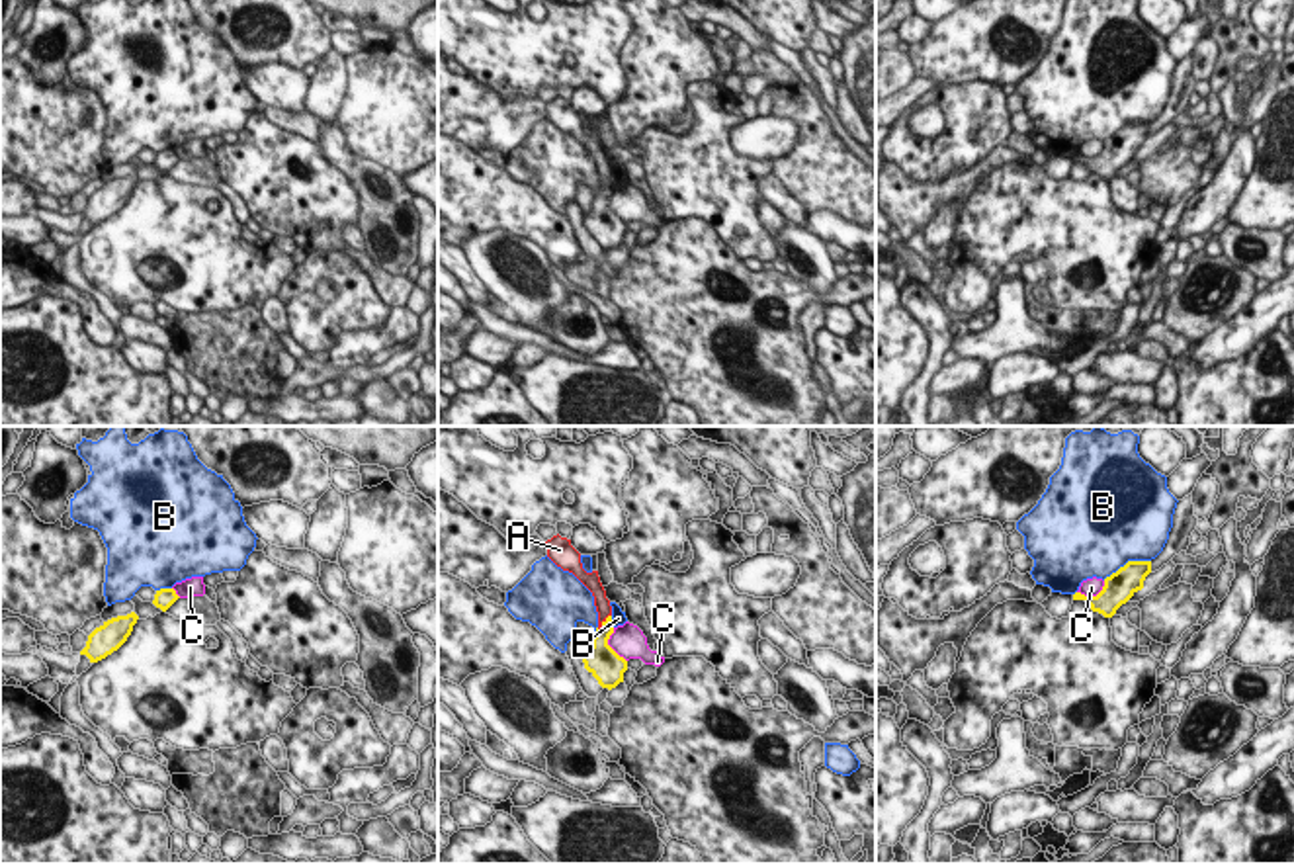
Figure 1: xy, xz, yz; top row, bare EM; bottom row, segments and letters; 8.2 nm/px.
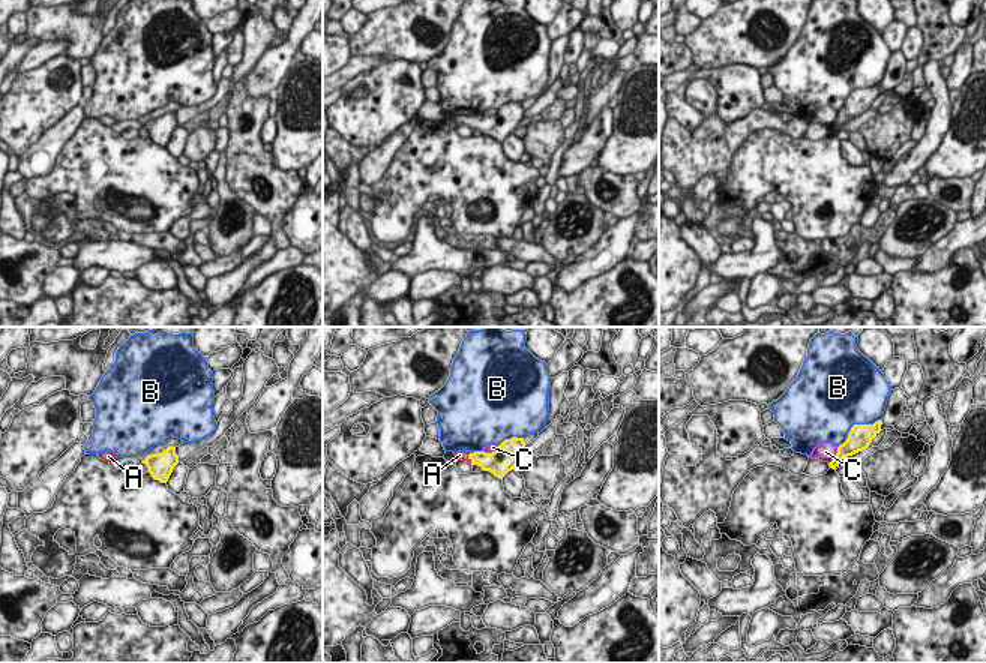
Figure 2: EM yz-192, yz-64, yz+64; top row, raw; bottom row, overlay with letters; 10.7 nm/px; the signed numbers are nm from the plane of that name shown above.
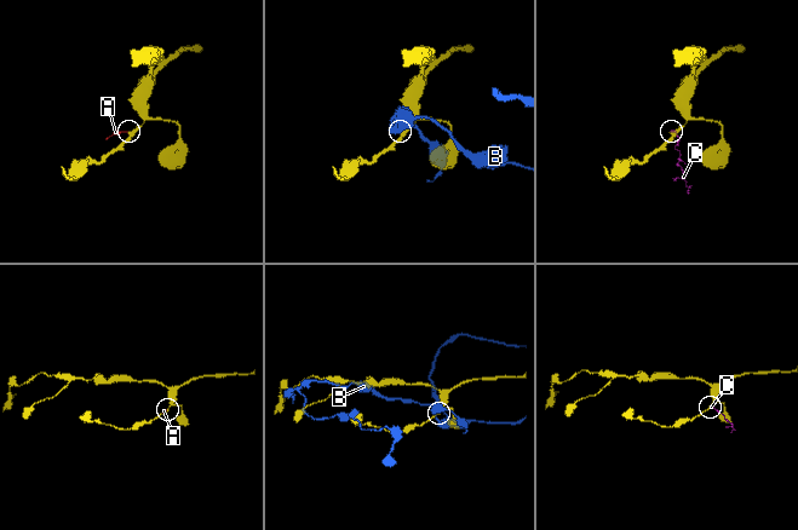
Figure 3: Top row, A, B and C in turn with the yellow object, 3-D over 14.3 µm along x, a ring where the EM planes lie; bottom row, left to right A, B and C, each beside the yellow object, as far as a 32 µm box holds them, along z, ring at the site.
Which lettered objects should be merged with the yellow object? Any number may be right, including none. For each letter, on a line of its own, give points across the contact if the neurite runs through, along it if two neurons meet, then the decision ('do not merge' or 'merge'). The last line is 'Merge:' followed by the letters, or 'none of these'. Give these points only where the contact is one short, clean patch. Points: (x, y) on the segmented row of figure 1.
A: runs through xz (601, 651), (604, 622), (603, 604); merge
B: do not merge
C: border along xz (612, 628), (608, 644), (626, 661); do not merge
Merge: A

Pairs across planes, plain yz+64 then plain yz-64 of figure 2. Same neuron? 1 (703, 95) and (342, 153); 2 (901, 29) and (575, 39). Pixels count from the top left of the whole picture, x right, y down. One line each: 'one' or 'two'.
1: one
2: two

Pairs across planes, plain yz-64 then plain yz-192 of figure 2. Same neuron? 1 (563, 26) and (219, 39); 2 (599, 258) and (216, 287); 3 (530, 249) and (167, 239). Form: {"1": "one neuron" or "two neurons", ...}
{"1": "two neurons", "2": "one neuron", "3": "one neuron"}

